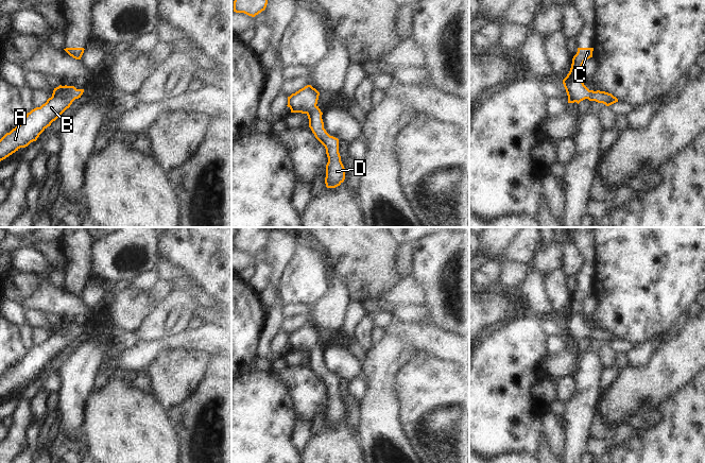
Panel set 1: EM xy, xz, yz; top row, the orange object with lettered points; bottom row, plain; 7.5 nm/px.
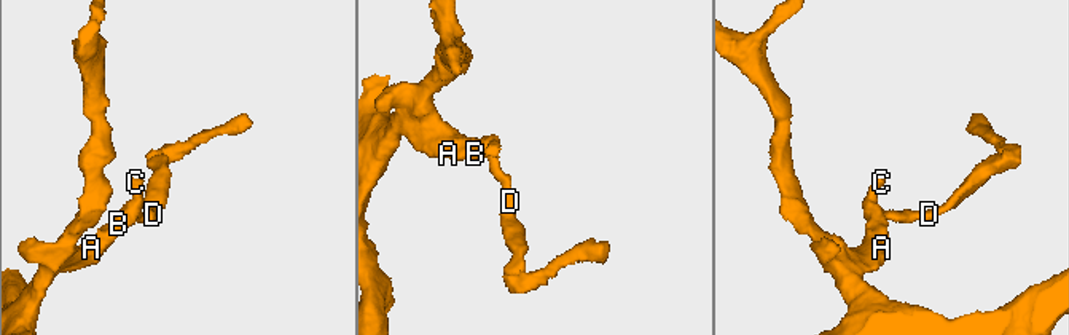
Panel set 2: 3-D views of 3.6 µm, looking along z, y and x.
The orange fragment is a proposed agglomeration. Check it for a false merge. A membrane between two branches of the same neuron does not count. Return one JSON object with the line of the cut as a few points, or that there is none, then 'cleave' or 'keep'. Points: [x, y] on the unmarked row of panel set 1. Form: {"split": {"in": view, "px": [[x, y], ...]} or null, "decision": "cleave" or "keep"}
{"split": null, "decision": "keep"}

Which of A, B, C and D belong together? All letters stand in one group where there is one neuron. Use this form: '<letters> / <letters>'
A B C D

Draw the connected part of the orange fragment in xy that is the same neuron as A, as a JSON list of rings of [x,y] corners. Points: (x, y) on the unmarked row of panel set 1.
[[[62,324],[54,326],[52,335],[40,345],[36,345],[27,351],[22,360],[6,371],[0,377],[0,399],[36,379],[39,373],[51,363],[75,337],[81,336],[84,327],[74,324]]]

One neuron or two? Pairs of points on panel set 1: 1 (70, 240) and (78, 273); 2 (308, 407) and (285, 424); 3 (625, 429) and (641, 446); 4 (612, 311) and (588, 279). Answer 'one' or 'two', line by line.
1: one
2: two
3: two
4: two

